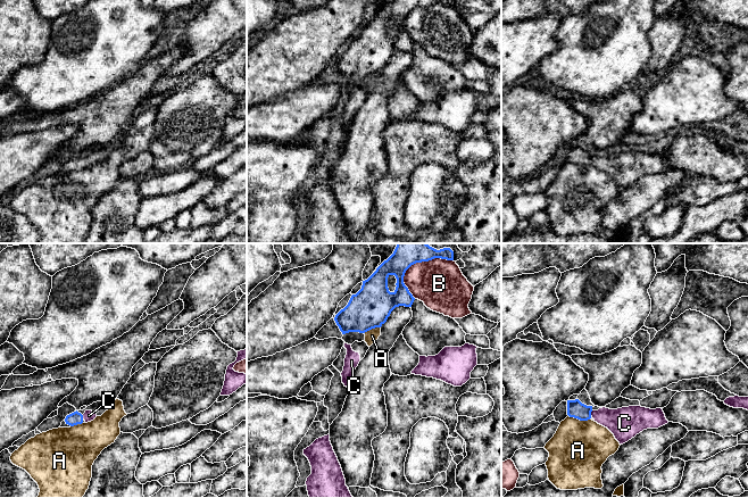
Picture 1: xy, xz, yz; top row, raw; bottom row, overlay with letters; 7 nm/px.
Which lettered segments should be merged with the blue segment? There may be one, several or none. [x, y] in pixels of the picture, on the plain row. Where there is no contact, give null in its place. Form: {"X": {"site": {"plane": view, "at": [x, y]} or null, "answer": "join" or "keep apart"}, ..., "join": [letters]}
{"A": {"site": {"plane": "yz", "at": [579, 164]}, "answer": "keep apart"}, "B": {"site": {"plane": "xz", "at": [423, 6]}, "answer": "keep apart"}, "C": {"site": {"plane": "yz", "at": [590, 158]}, "answer": "join"}, "join": ["C"]}

